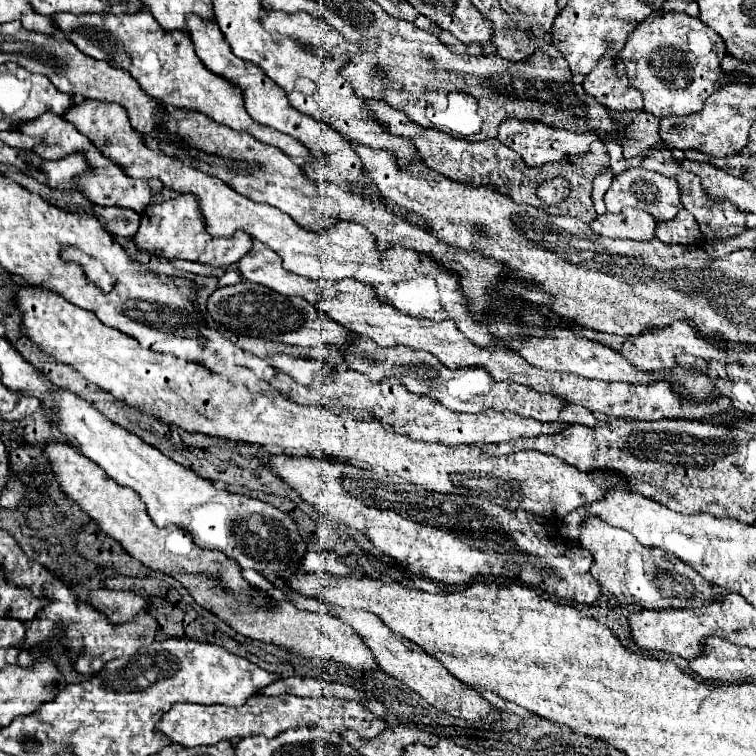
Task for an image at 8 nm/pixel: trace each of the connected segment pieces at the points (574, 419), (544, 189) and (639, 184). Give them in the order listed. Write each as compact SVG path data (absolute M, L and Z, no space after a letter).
M564 405L558 417L564 423L580 423L586 427L594 427L598 423L596 417L590 411L586 411L586 407L580 407L580 405Z
M560 177L548 179L538 187L538 197L550 205L558 205L566 195L568 195L568 187L566 187L566 181Z
M632 167L616 175L612 181L612 187L604 195L604 203L610 213L620 213L624 207L638 207L638 209L648 211L650 215L654 215L654 219L660 219L660 221L674 219L676 213L682 209L678 183L670 177L646 171L642 167Z

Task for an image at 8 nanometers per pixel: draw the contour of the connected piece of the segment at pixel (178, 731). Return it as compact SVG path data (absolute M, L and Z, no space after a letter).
M252 695L240 707L228 705L200 705L200 703L176 703L168 713L158 721L158 729L166 733L172 743L180 743L184 747L196 745L214 745L222 739L244 739L252 735L276 737L288 729L296 727L320 727L324 731L354 731L366 737L366 707L356 701L338 701L326 697L296 697L296 695Z

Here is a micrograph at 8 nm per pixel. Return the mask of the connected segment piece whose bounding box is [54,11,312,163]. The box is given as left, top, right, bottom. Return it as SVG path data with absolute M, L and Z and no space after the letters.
M140 11L134 15L56 15L54 23L66 31L68 39L86 55L94 59L102 59L110 65L126 69L140 87L150 93L150 97L162 101L164 105L172 105L178 109L192 109L198 113L210 115L212 121L222 123L234 131L242 131L248 135L254 135L258 141L266 145L274 145L280 151L284 151L290 159L298 163L312 163L312 151L302 145L298 139L292 139L286 133L280 133L276 129L270 129L266 125L256 123L246 107L244 107L244 95L238 85L232 81L226 81L226 77L216 75L208 71L190 41L190 35L182 31L164 31L160 23L152 17L148 11Z

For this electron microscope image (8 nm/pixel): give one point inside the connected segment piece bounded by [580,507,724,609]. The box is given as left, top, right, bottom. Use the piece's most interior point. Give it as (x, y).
(633, 574)

